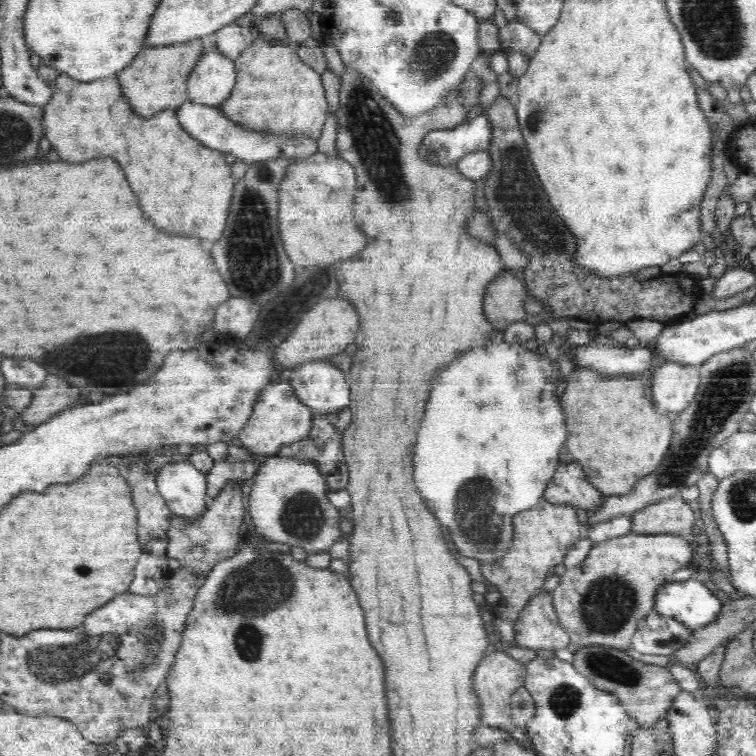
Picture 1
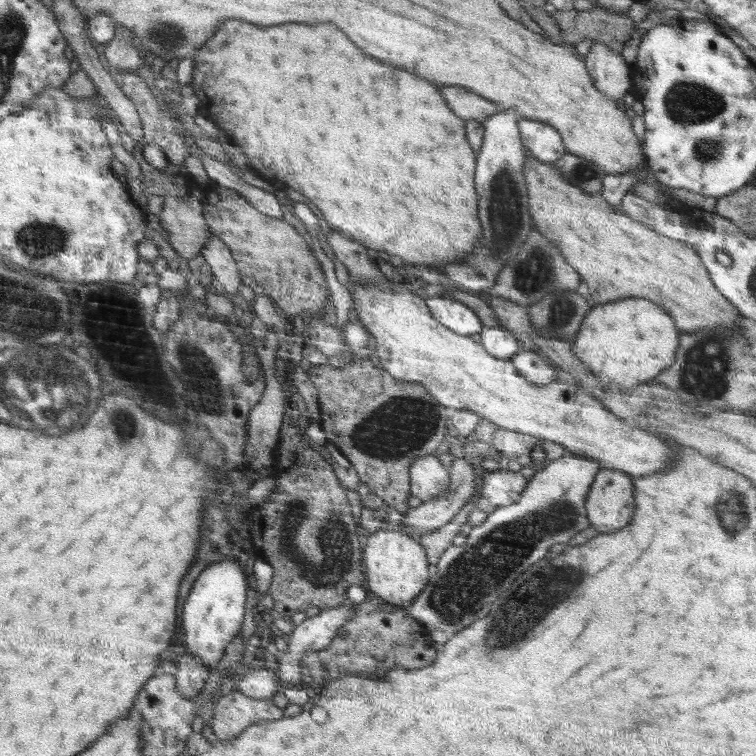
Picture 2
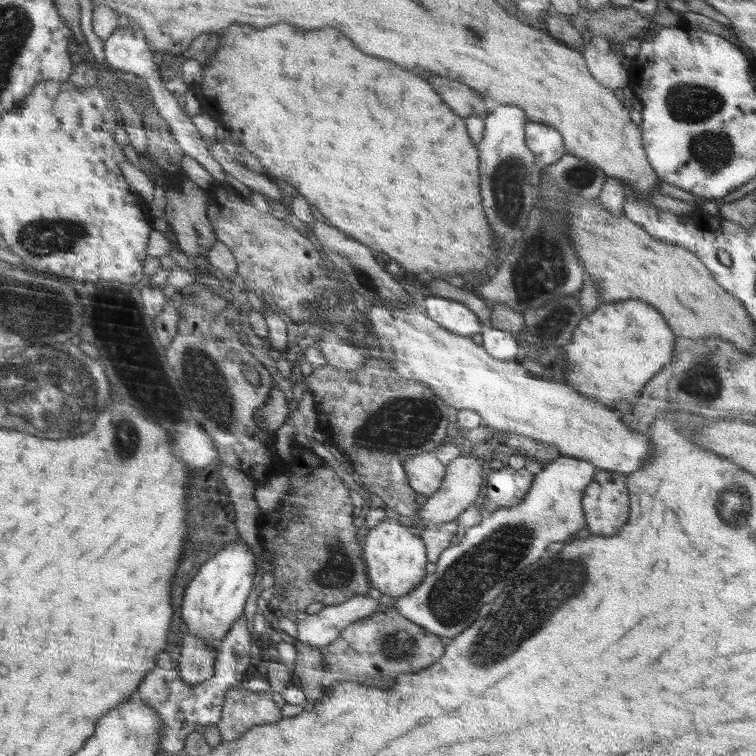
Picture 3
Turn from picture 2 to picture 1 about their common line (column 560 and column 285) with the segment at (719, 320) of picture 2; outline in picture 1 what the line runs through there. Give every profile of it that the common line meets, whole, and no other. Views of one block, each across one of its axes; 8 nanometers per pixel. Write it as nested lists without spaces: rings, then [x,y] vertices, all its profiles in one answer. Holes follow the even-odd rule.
[[[316,152],[288,166],[279,186],[278,223],[284,250],[294,264],[334,264],[365,247],[366,233],[354,215],[356,189],[353,166],[338,156]]]

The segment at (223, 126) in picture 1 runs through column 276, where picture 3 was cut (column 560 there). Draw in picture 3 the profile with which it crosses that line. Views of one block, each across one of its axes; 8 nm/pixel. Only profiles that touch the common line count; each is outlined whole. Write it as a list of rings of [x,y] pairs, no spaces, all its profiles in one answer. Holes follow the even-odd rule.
[[[530,121],[525,124],[525,143],[537,156],[538,168],[556,163],[568,152],[561,132],[544,123]]]

